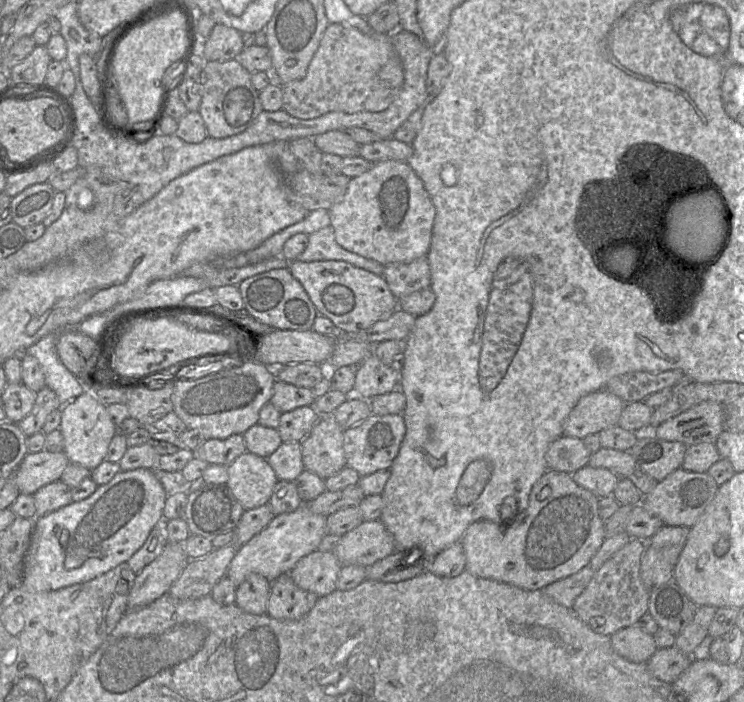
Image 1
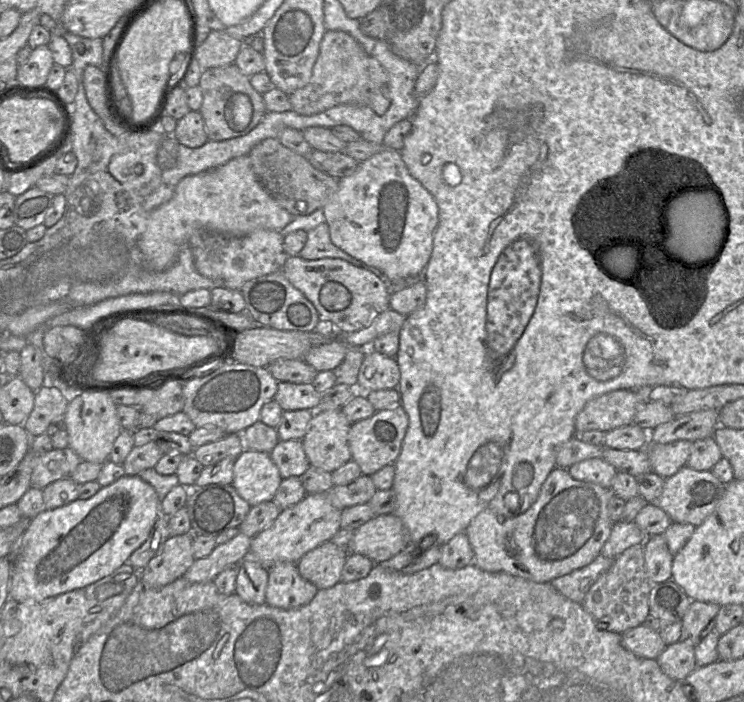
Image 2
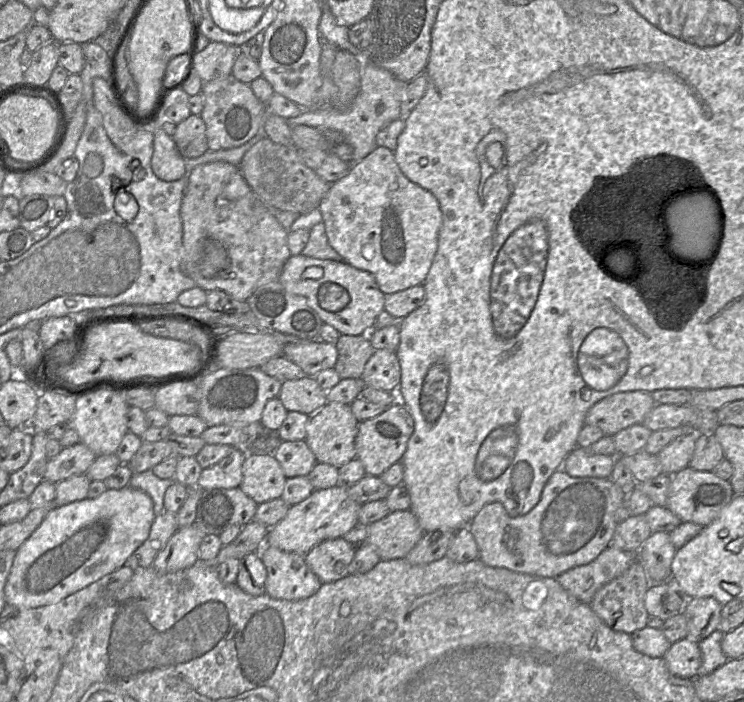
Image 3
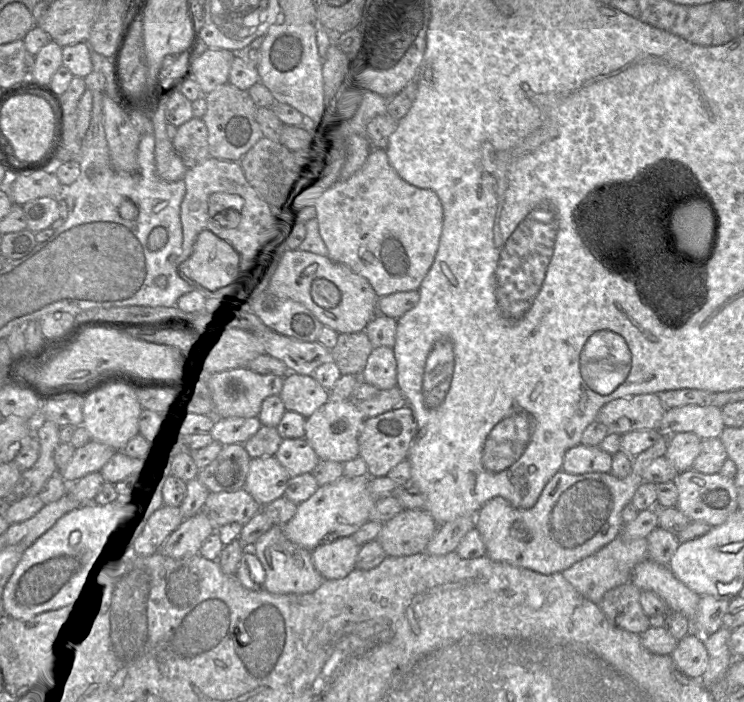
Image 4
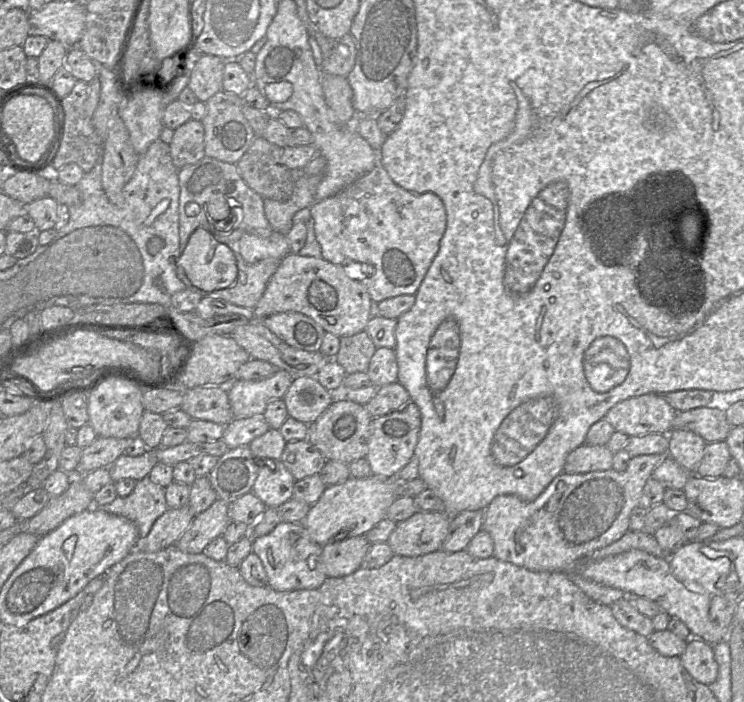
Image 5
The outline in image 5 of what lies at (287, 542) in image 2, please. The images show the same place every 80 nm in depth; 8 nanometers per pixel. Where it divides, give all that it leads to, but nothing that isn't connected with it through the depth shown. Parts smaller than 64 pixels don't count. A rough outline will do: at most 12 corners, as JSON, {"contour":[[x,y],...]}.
{"contour":[[396,478],[327,486],[301,522],[311,539],[365,535],[386,519]]}

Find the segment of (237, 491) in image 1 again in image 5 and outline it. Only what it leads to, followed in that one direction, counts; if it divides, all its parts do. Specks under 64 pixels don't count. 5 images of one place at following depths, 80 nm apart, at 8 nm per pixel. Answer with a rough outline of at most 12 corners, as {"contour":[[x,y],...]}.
{"contour":[[280,460],[259,461],[252,487],[268,508],[292,498],[295,480]]}

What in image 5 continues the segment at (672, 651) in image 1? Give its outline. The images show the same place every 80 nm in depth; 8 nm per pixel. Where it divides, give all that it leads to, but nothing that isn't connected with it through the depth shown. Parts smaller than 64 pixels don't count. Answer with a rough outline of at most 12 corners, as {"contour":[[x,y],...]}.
{"contour":[[691,637],[680,659],[697,682],[709,686],[719,666],[713,645]]}

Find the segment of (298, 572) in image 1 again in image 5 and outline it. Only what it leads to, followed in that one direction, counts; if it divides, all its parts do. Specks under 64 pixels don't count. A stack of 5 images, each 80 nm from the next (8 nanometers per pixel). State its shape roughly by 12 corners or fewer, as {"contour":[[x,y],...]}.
{"contour":[[365,535],[322,546],[322,571],[343,577],[362,567]]}

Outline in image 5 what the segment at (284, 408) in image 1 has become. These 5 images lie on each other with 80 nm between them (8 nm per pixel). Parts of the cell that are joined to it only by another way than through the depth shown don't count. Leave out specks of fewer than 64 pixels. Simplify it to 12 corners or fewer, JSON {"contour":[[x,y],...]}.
{"contour":[[294,377],[287,414],[310,425],[335,400],[315,377]]}

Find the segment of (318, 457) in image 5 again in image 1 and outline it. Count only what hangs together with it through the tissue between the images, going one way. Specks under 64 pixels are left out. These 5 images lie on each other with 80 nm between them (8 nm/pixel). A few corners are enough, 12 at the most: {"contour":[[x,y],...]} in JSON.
{"contour":[[282,442],[266,460],[279,481],[304,471],[301,444]]}

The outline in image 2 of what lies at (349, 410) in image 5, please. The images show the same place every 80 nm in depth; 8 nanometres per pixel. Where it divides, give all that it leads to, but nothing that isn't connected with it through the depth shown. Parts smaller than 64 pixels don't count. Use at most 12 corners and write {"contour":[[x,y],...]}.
{"contour":[[340,409],[315,411],[301,440],[310,466],[352,460]]}

